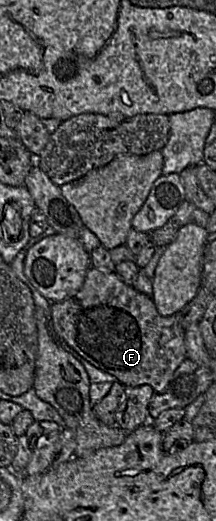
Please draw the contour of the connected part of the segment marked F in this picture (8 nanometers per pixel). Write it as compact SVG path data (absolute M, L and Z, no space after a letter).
M91 267L80 290L72 297L51 304L51 322L55 334L95 368L116 378L124 387L151 386L164 393L179 365L187 358L184 329L176 315L162 316L151 297L135 290L115 272Z

